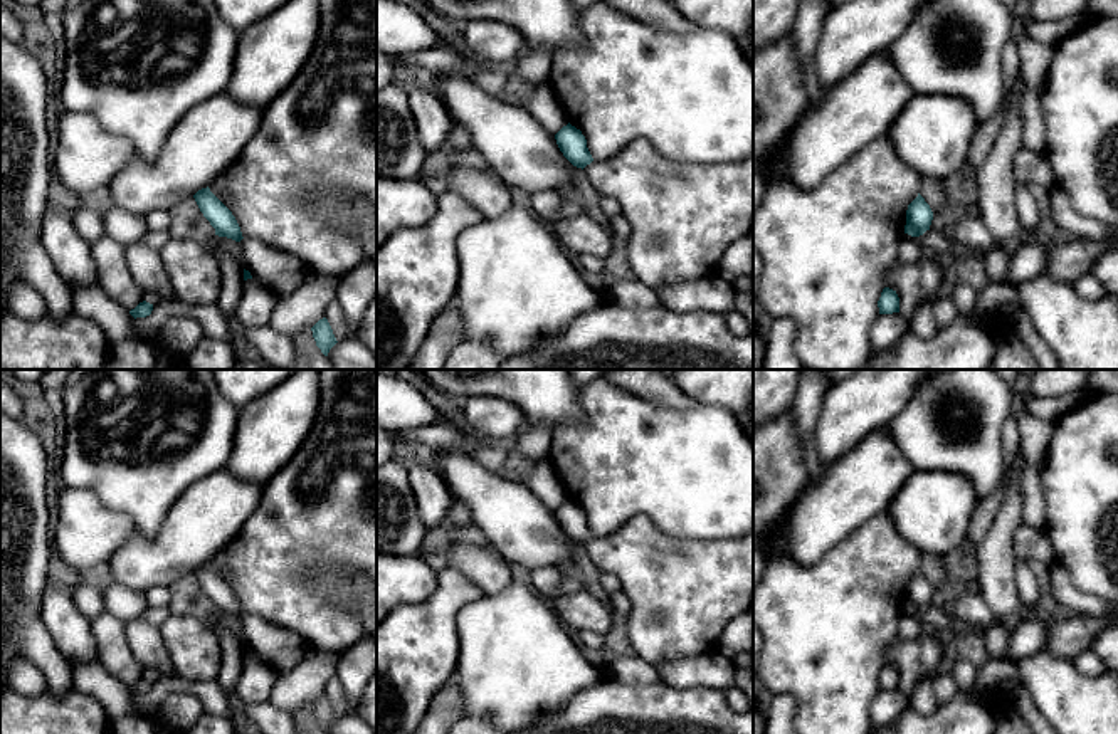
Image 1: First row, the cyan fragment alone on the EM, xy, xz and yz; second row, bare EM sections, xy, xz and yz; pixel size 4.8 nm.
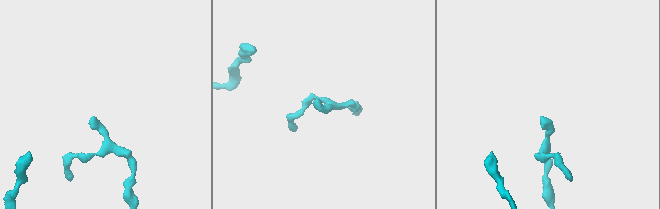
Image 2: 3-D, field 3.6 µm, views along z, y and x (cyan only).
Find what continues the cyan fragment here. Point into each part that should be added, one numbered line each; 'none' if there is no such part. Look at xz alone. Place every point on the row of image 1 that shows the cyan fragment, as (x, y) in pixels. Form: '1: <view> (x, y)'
none

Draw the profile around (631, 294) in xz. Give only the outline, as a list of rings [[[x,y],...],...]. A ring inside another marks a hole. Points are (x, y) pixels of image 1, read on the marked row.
[[[635,277],[612,284],[605,291],[605,297],[610,304],[625,309],[664,307],[657,296],[657,291],[644,286]]]

